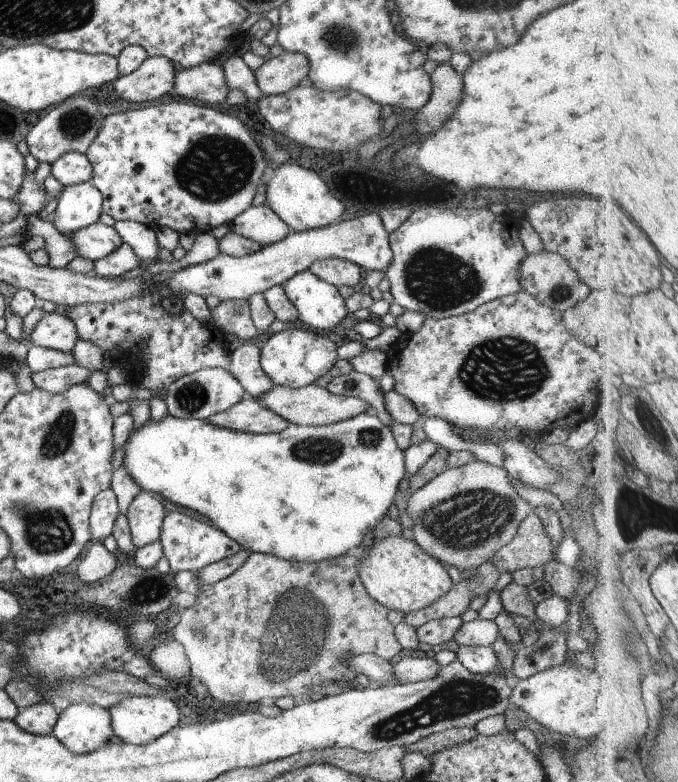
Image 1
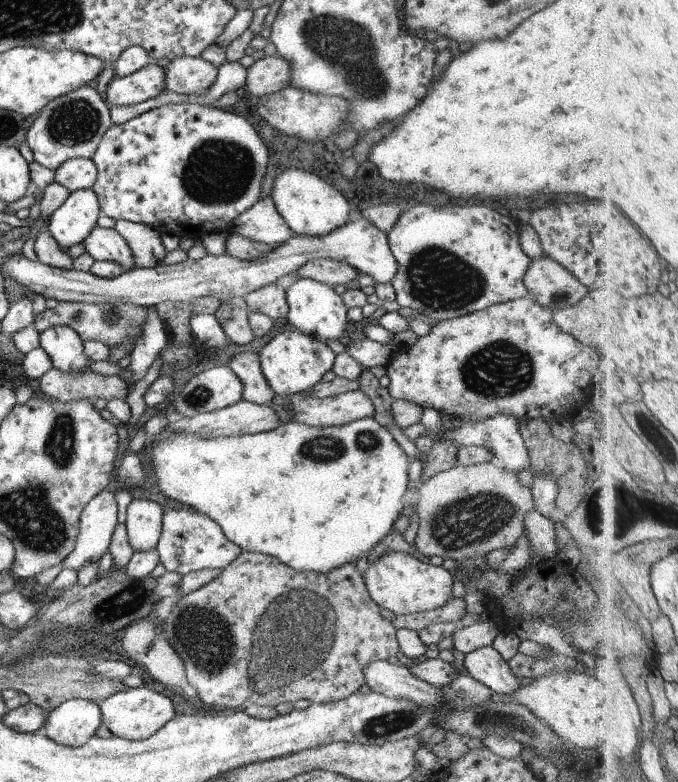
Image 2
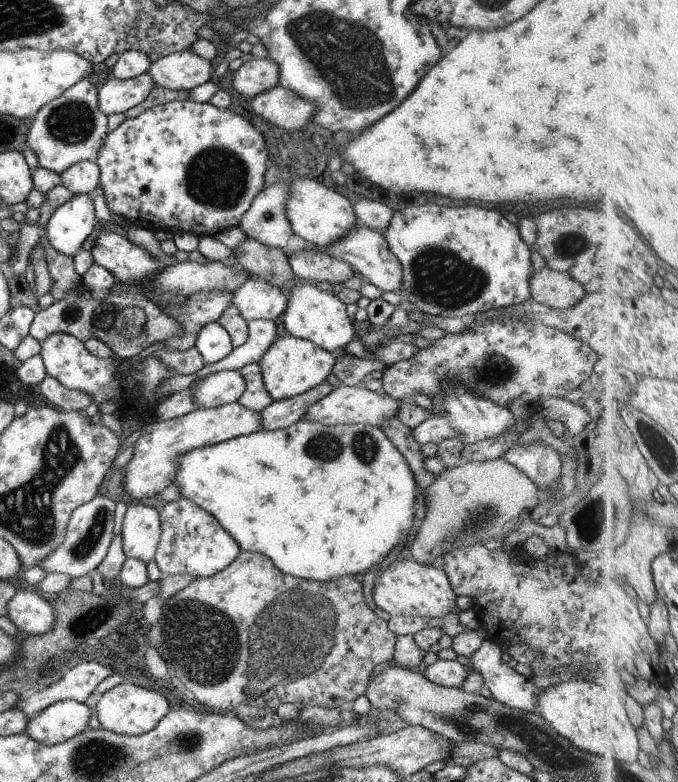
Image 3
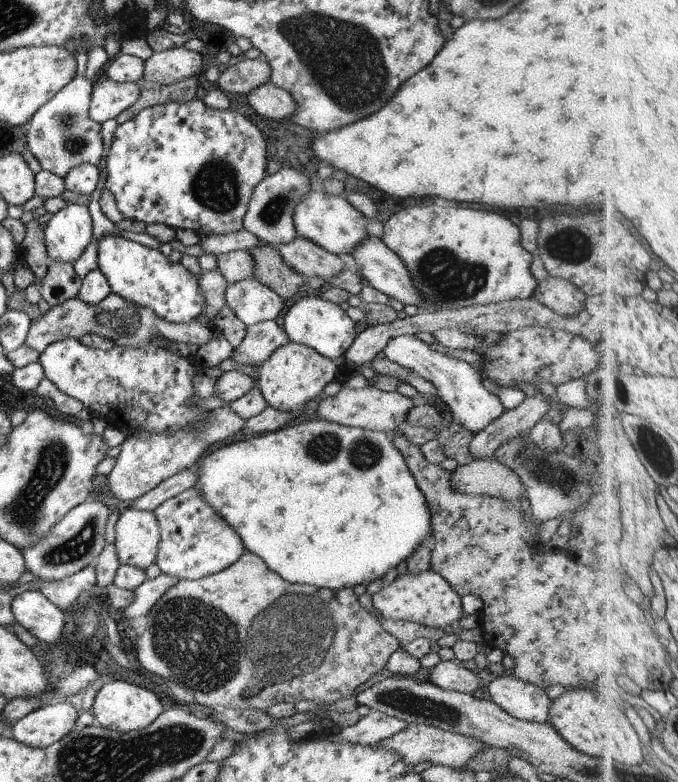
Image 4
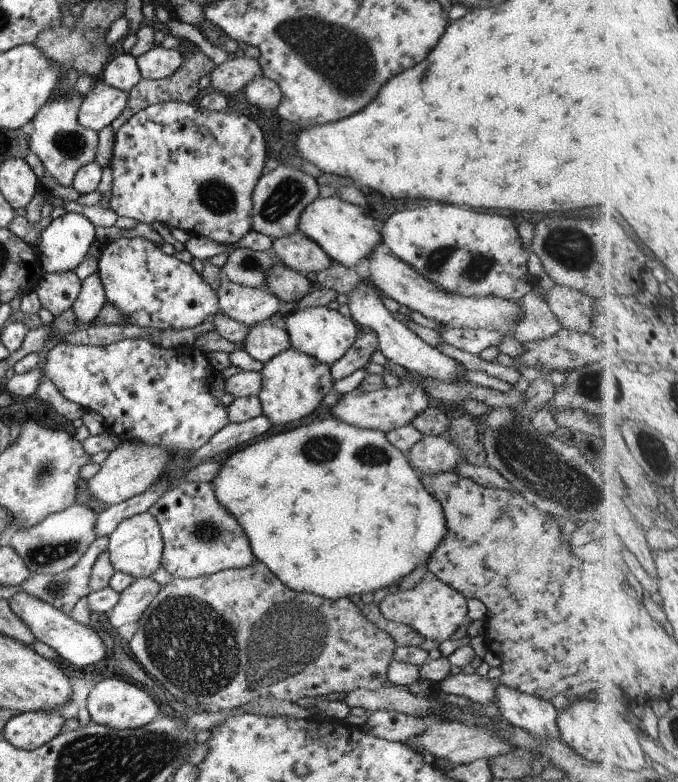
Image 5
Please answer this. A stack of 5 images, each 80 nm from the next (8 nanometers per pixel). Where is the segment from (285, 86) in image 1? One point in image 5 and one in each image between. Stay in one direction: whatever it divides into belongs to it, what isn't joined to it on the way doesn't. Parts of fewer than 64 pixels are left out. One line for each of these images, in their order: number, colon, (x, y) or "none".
2: (268, 75)
3: (258, 75)
4: (241, 78)
5: (232, 75)

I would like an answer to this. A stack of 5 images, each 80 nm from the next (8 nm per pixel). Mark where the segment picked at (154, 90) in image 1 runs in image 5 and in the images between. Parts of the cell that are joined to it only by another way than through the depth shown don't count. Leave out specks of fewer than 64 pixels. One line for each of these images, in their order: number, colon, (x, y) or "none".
2: (147, 82)
3: (114, 95)
4: (108, 98)
5: (101, 104)

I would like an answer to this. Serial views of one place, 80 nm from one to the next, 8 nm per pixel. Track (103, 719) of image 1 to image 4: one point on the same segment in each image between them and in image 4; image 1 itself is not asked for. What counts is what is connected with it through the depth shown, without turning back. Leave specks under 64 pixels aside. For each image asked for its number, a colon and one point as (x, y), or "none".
2: (73, 722)
3: (62, 720)
4: (47, 724)

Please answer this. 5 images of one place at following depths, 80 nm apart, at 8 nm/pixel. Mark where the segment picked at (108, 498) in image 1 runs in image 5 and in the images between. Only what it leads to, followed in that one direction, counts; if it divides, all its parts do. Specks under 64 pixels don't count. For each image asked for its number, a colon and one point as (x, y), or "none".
2: (97, 519)
3: (89, 531)
4: (75, 541)
5: (55, 544)

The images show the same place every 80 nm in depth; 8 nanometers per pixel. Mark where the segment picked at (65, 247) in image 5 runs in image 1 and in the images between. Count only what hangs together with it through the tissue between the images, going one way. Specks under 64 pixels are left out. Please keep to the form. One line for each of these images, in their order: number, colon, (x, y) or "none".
1: (79, 206)
2: (69, 223)
3: (70, 223)
4: (68, 231)

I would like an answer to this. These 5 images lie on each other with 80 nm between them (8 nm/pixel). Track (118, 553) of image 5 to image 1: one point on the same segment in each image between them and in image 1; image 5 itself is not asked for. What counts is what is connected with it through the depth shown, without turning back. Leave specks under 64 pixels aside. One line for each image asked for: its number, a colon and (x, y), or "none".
1: (144, 515)
2: (143, 518)
3: (140, 526)
4: (136, 533)

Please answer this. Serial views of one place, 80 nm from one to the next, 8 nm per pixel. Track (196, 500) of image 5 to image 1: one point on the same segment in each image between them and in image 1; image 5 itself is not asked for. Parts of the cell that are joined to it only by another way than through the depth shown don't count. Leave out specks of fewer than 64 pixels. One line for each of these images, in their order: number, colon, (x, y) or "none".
1: (187, 544)
2: (189, 541)
3: (191, 541)
4: (195, 542)

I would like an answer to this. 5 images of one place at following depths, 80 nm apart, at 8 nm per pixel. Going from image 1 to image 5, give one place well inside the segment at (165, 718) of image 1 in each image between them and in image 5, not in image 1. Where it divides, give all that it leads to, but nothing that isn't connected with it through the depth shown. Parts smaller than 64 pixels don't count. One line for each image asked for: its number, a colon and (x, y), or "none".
2: (134, 714)
3: (127, 709)
4: (119, 706)
5: (116, 704)

